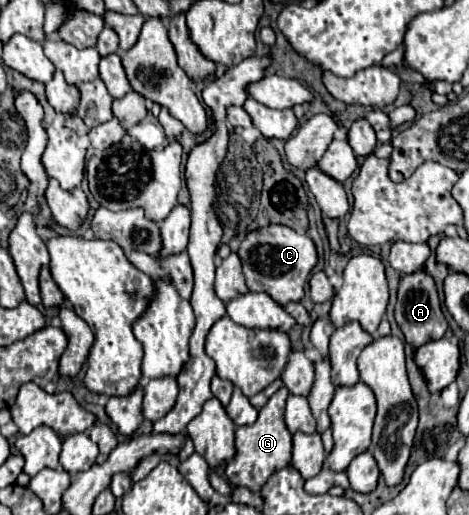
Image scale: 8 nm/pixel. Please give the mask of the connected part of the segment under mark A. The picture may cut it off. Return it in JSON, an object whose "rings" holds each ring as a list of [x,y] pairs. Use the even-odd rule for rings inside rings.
{"rings":[[[419,269],[409,275],[401,275],[397,305],[395,305],[395,319],[397,319],[397,325],[403,331],[409,345],[423,345],[431,339],[441,339],[445,335],[449,325],[441,311],[441,301],[437,295],[435,281],[425,269]]]}

